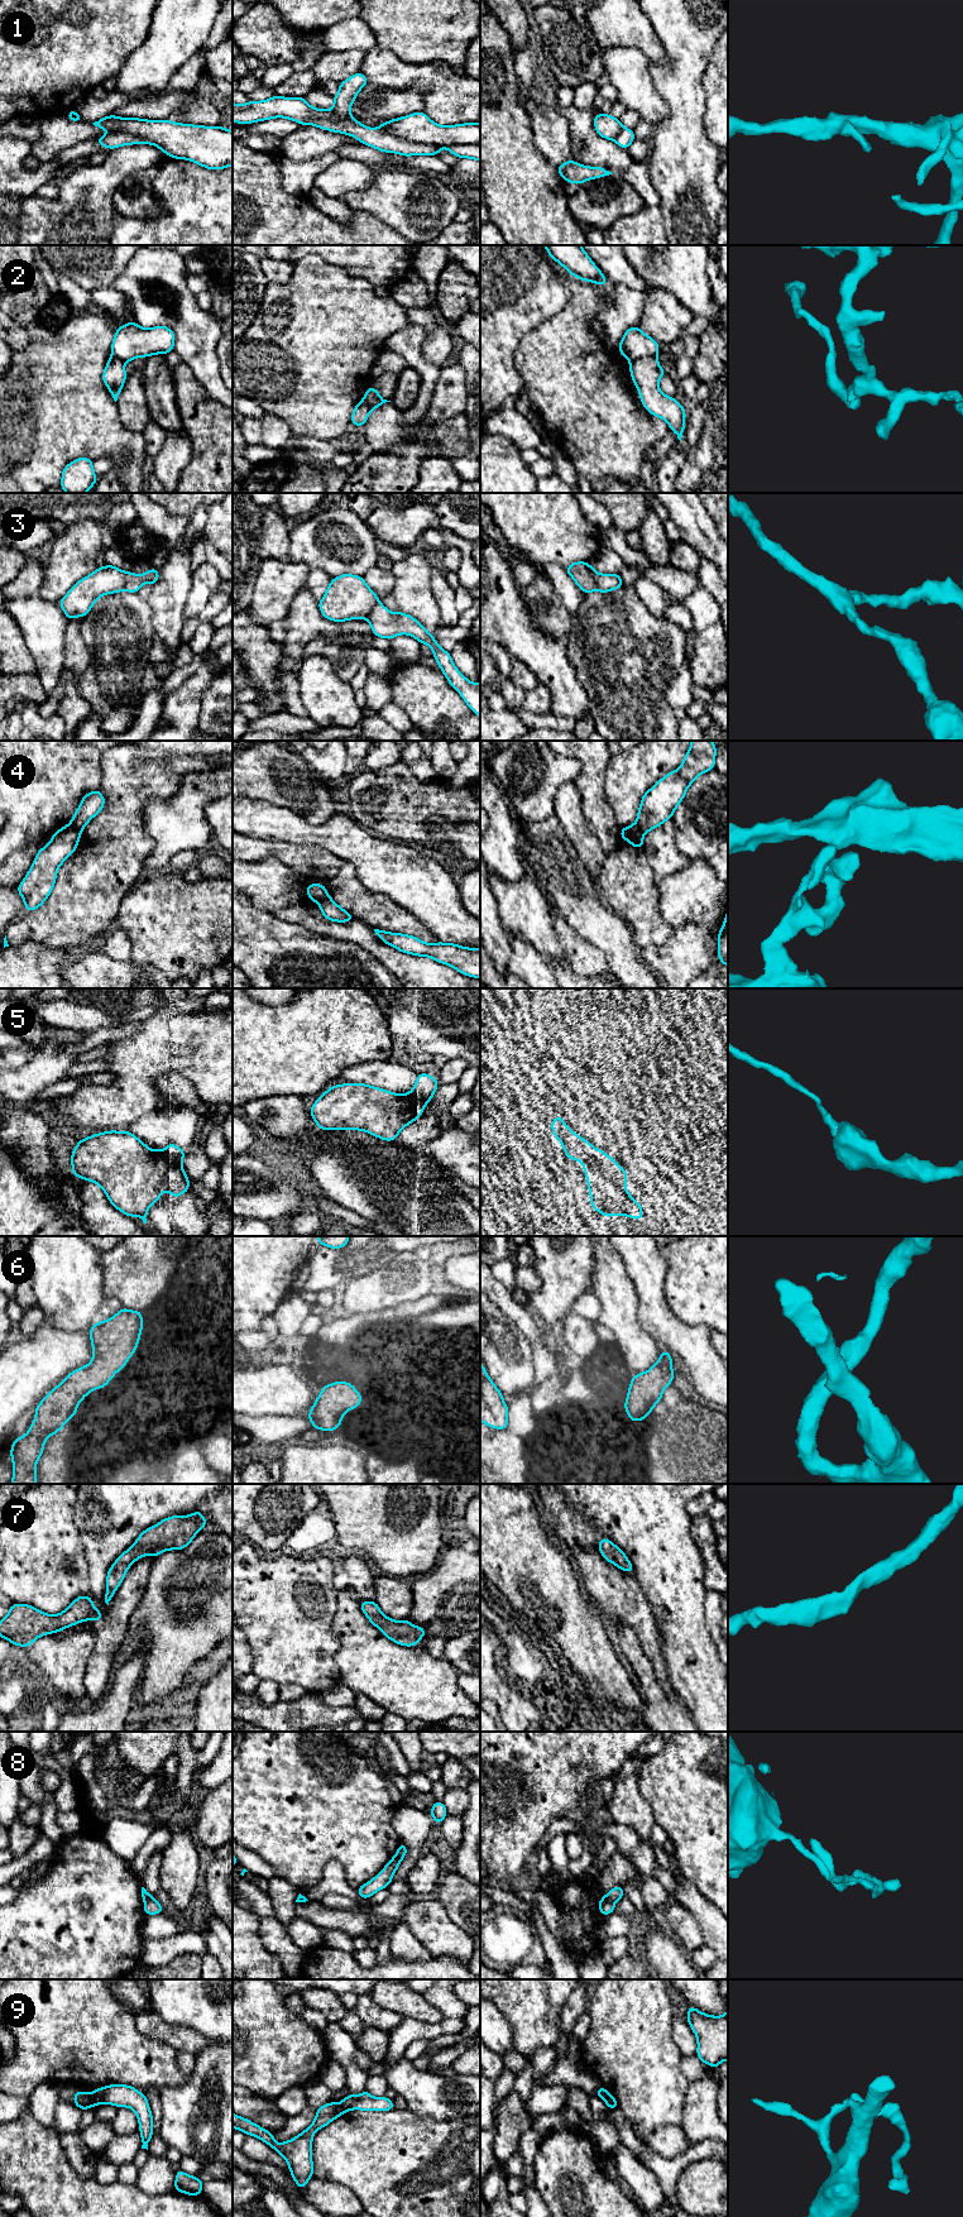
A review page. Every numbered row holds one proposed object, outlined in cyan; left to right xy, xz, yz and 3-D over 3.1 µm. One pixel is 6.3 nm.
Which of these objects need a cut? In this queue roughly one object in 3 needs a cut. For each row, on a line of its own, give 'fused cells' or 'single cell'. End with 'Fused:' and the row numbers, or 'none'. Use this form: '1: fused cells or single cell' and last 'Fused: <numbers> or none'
1: fused cells
2: fused cells
3: fused cells
4: fused cells
5: fused cells
6: single cell
7: single cell
8: fused cells
9: fused cells
Fused: 1, 2, 3, 4, 5, 8, 9

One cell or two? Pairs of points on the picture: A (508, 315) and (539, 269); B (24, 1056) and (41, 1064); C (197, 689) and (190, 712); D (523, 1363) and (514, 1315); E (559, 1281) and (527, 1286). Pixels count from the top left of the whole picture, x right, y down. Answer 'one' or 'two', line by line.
A: one
B: two
C: one
D: two
E: two

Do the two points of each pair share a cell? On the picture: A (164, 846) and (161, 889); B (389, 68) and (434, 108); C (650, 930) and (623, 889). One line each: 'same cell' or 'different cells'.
A: different cells
B: same cell
C: same cell

